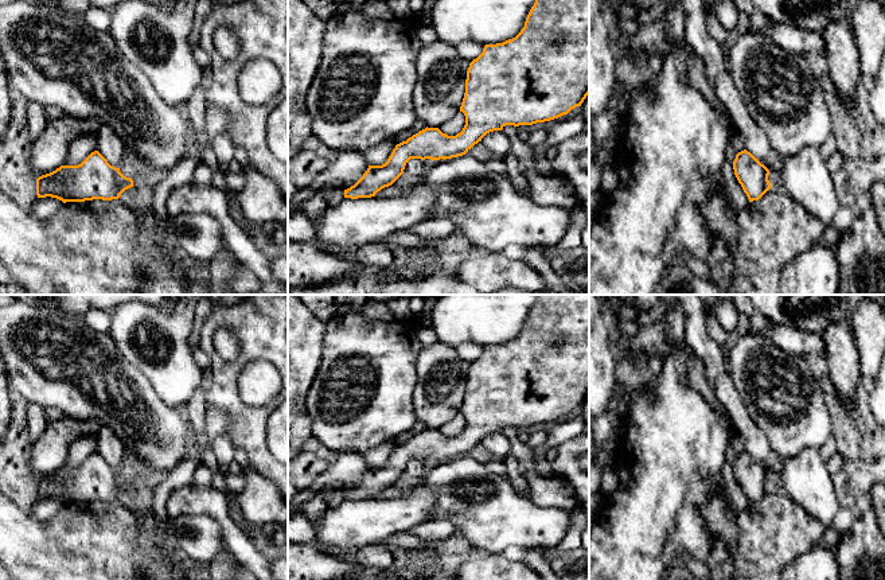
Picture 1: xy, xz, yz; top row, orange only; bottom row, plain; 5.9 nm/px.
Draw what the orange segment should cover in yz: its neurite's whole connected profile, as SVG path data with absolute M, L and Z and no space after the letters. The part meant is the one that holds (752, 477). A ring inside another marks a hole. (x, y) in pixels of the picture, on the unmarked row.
M746 451L736 456L733 471L749 503L759 502L772 488L769 471Z

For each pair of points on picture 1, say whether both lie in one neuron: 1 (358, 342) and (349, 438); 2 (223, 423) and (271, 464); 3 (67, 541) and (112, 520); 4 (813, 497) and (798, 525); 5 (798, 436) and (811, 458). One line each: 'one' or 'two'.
1: one
2: two
3: one
4: two
5: two

